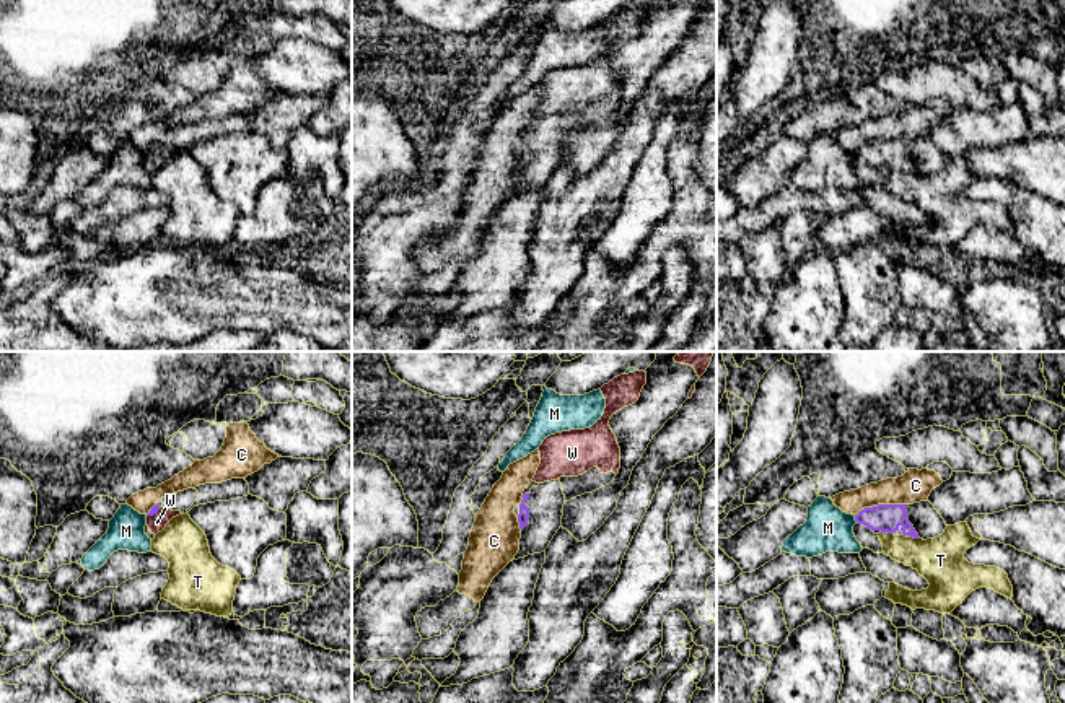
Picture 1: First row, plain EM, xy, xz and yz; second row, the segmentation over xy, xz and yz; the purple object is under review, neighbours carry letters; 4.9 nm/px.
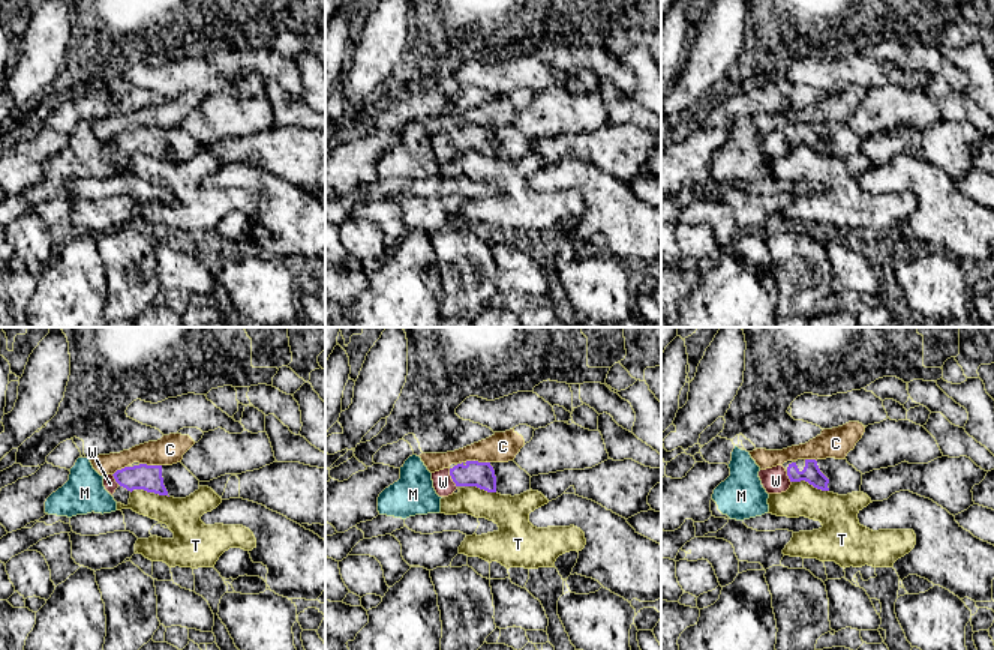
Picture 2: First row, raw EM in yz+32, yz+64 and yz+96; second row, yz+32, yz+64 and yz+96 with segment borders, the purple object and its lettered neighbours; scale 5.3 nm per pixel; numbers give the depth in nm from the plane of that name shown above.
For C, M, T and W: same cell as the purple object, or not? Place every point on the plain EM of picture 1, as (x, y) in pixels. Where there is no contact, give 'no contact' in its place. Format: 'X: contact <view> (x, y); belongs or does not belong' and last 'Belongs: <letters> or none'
C: contact yz (881, 140); does not belong
M: contact yz (855, 155); does not belong
T: contact yz (886, 166); does not belong
W: contact xy (153, 148); belongs
Belongs: W

